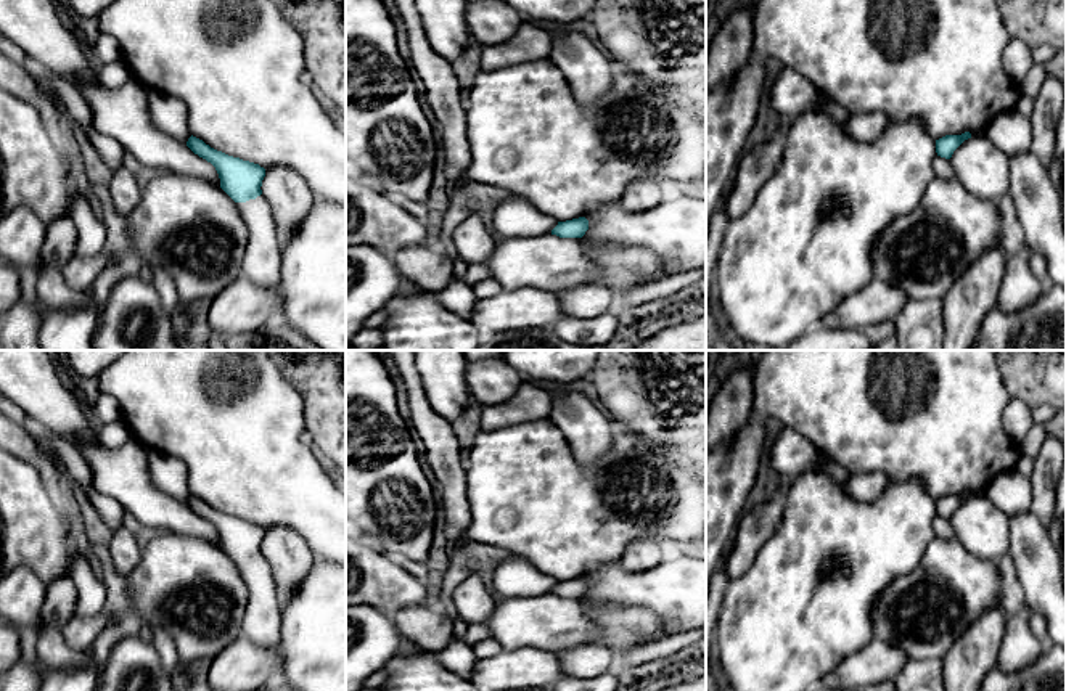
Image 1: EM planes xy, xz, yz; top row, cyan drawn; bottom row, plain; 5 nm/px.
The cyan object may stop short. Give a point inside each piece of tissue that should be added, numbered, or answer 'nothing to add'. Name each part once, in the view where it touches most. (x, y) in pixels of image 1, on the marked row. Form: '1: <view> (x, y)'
1: xy (261, 264)

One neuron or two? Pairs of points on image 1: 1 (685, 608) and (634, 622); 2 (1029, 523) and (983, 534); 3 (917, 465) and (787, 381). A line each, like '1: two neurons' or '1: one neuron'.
1: two neurons
2: two neurons
3: one neuron

